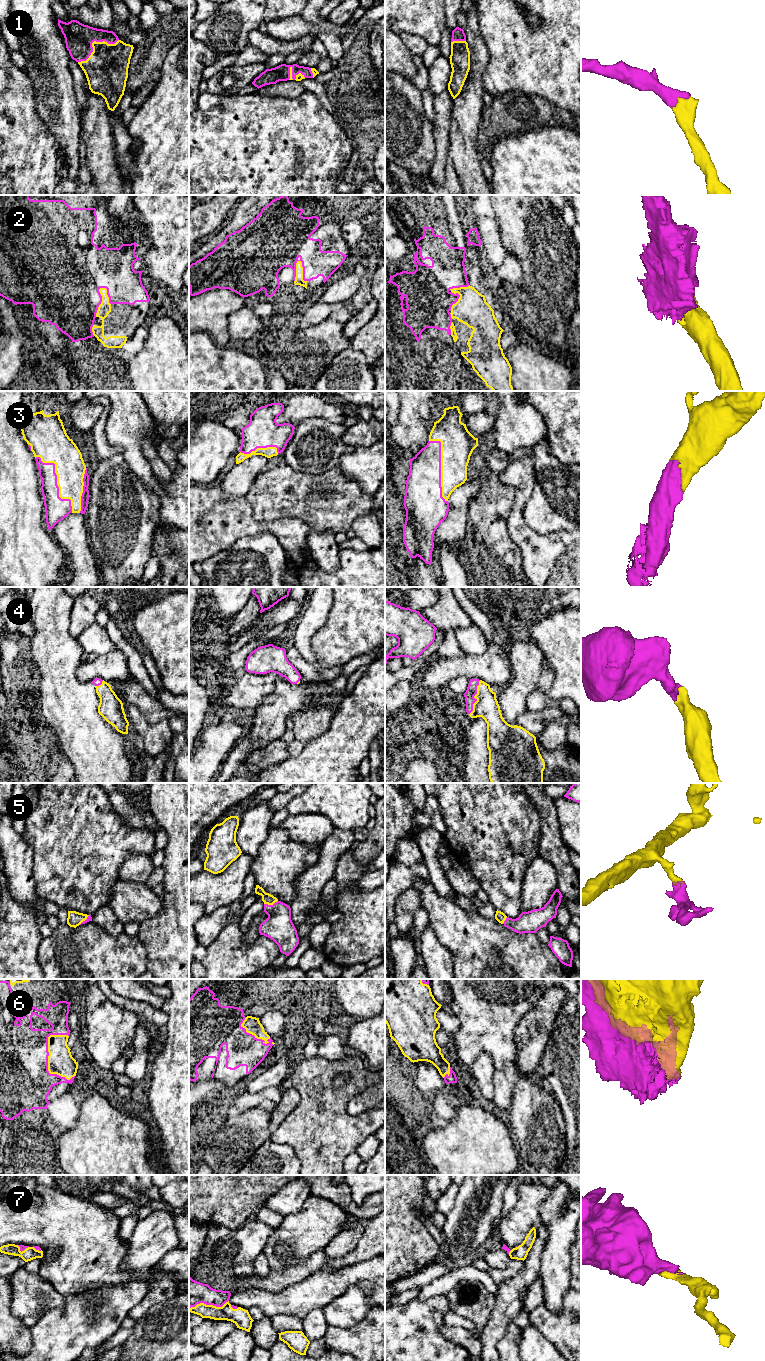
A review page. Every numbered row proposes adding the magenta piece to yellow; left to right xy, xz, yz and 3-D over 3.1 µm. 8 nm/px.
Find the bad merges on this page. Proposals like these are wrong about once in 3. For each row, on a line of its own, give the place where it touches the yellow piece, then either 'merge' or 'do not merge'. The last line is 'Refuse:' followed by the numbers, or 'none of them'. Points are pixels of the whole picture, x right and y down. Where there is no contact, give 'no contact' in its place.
1: xy (93, 42) | merge
2: xy (102, 300) | merge
3: xy (57, 482) | merge
4: yz (474, 697) | merge
5: xz (270, 904) | merge
6: xy (48, 1063) | merge
7: xz (209, 1305) | merge
Refuse: none of them

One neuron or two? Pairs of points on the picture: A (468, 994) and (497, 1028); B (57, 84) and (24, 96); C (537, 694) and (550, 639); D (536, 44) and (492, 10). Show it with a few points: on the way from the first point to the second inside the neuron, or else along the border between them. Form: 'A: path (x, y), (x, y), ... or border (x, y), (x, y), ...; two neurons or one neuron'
A: path (476, 1002), (488, 1014), (489, 1020); one neuron
B: border (25, 70), (33, 85), (36, 112), (39, 115); two neurons
C: border (544, 656), (552, 669), (553, 680); two neurons
D: path (525, 41), (503, 21); one neuron

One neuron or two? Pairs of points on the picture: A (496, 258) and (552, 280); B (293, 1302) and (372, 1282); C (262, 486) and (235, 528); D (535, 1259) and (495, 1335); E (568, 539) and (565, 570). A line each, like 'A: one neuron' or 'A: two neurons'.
A: two neurons
B: one neuron
C: two neurons
D: one neuron
E: one neuron

